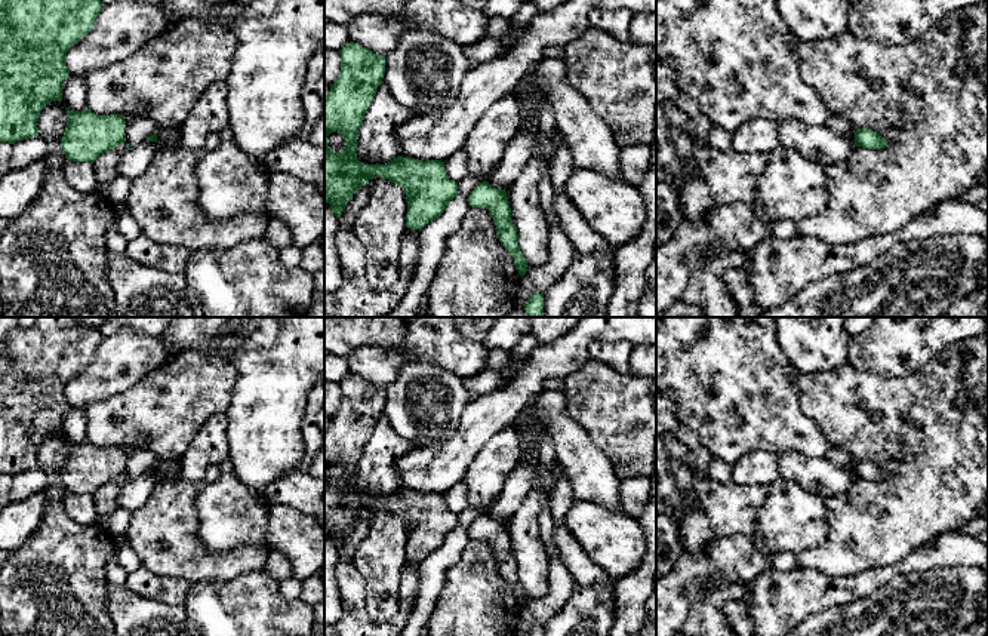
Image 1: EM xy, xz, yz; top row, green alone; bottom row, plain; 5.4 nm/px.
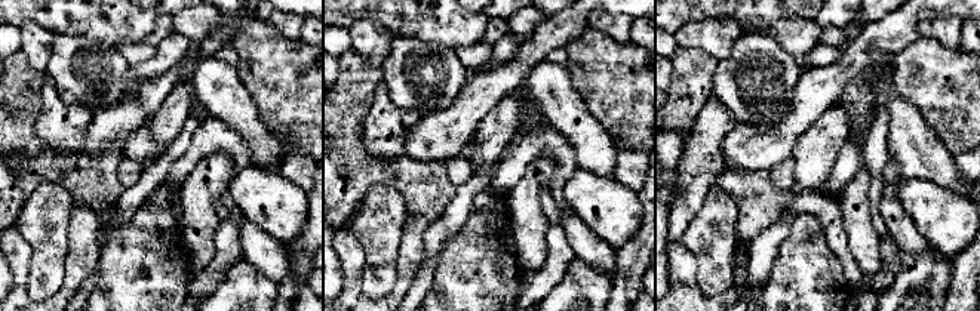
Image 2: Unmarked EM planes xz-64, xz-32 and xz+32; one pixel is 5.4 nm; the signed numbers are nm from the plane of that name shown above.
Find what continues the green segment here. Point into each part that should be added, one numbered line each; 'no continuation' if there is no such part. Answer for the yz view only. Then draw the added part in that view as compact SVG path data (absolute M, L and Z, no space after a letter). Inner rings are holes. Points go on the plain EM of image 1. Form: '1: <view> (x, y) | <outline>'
no continuation

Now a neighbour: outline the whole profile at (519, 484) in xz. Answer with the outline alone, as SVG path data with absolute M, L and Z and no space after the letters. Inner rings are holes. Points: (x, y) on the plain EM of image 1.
M535 457L518 463L513 473L505 479L496 504L487 511L493 520L507 523L508 519L518 510L527 494L533 489L538 467L539 463Z

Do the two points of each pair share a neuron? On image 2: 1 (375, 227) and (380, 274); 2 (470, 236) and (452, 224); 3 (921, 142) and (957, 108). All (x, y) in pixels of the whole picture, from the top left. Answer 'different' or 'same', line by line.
1: same
2: different
3: different

